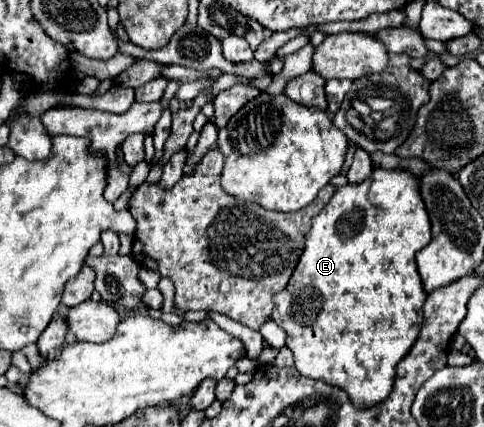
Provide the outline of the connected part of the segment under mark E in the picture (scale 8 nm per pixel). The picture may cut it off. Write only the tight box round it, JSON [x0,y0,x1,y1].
[273,169,431,407]

